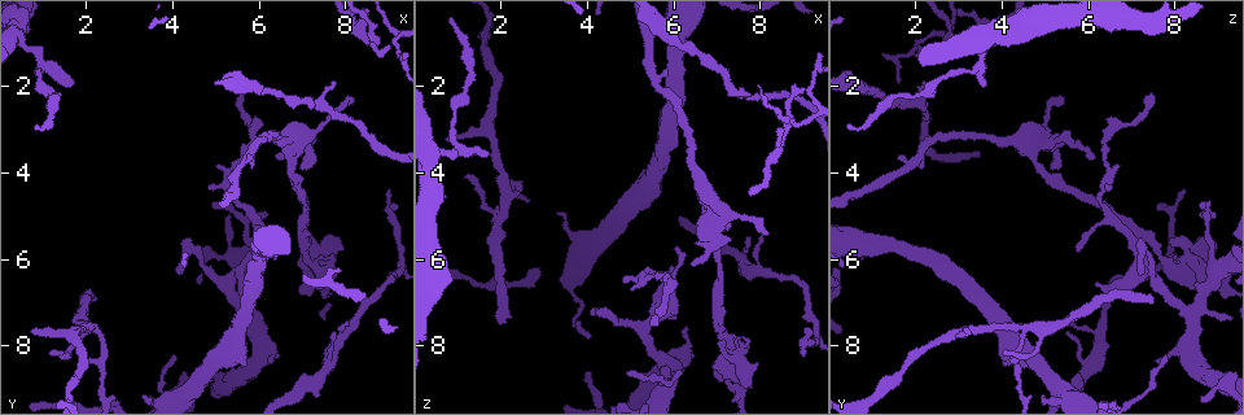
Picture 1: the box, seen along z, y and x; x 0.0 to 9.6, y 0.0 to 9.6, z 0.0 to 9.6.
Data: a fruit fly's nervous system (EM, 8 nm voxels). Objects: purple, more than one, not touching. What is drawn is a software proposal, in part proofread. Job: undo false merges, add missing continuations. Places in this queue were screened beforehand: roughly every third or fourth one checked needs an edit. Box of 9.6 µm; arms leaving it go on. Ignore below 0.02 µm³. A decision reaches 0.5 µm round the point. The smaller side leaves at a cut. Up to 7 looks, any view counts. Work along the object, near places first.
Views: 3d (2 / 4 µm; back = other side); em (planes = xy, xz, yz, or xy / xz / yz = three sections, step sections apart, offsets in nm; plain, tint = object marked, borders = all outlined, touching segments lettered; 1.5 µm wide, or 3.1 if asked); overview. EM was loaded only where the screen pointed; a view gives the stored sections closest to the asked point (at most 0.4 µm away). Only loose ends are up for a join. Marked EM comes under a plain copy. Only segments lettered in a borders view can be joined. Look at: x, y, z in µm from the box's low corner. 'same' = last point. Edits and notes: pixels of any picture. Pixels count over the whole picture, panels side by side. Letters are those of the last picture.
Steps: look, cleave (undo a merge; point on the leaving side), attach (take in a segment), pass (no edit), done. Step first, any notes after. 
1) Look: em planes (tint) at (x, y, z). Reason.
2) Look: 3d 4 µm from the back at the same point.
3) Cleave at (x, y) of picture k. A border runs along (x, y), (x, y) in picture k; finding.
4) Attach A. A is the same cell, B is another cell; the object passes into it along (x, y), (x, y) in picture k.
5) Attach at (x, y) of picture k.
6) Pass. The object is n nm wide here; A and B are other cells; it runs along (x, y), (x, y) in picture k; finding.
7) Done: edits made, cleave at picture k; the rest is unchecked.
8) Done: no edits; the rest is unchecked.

Look: em planes (borders) at (1.70, 1.90, 3.55). Free end.

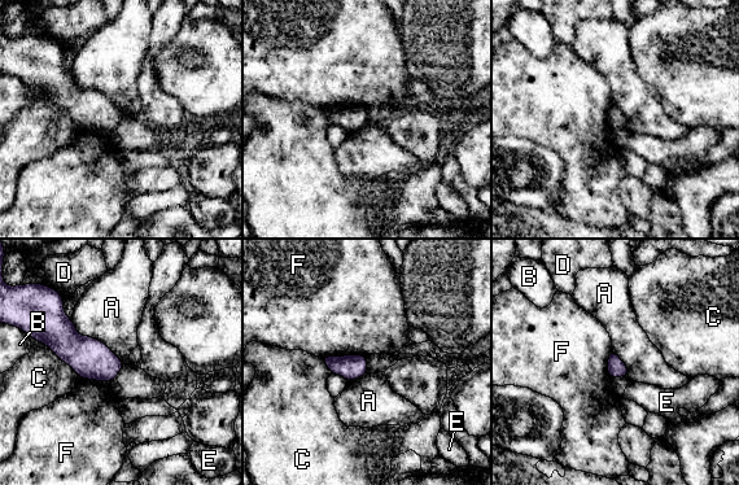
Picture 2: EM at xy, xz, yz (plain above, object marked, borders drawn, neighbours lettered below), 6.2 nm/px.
Pass. A, B, C, D, E and F are other cells; none of them fits.

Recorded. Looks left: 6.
Look: 3d 4 µm at (2.10, 7.00, 7.40). Free end.

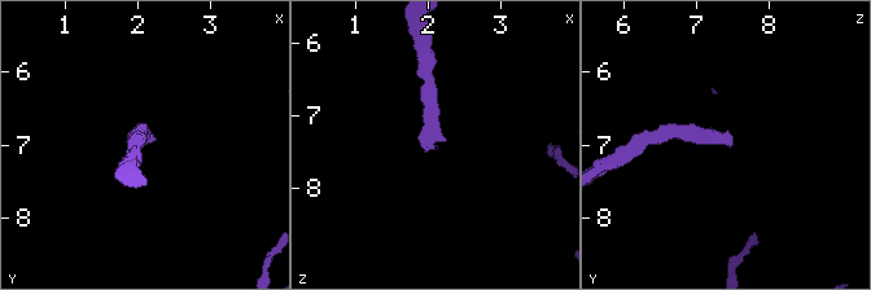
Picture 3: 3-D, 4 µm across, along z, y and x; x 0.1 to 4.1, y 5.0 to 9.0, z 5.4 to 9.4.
Look: em planes (tint) at (2.15, 7.00, 7.45).

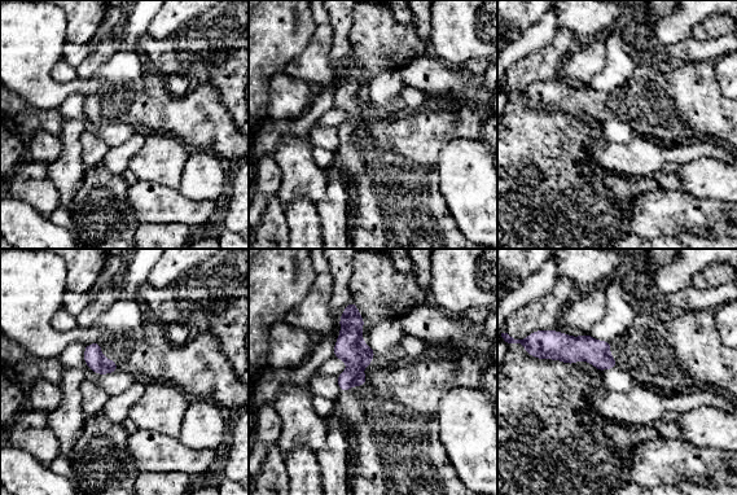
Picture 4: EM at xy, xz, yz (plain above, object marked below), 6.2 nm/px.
Look: em planes (borders) at the same point.

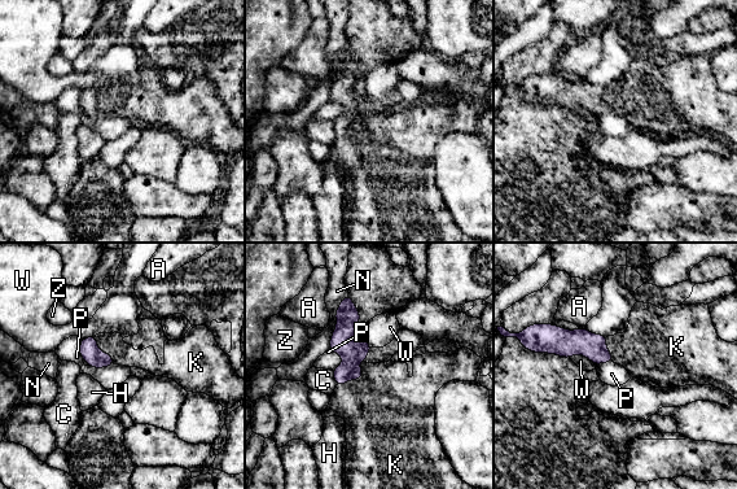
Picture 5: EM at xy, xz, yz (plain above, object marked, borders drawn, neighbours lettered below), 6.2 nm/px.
Attach K. The longest contact is with N, 380 nm; K is the same cell, A, C, H, N, P, W and Z are other cells; the object passes into it along (346, 341), (358, 379), (384, 410) in picture 5; the cell continues.

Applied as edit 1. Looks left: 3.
Look: overview.

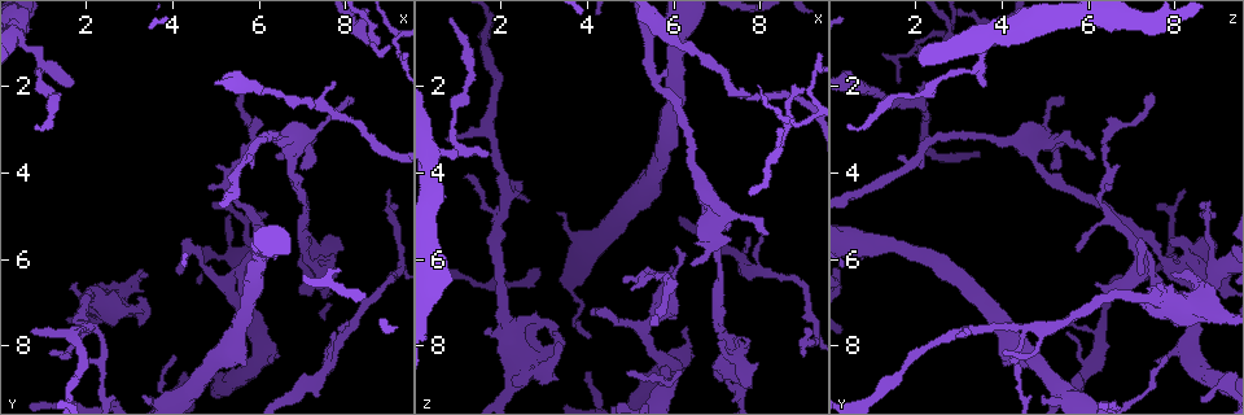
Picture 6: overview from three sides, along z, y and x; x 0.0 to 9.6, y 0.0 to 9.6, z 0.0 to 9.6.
Look: em planes (borders) at (5.95, 6.60, 6.20). Branch stops here.

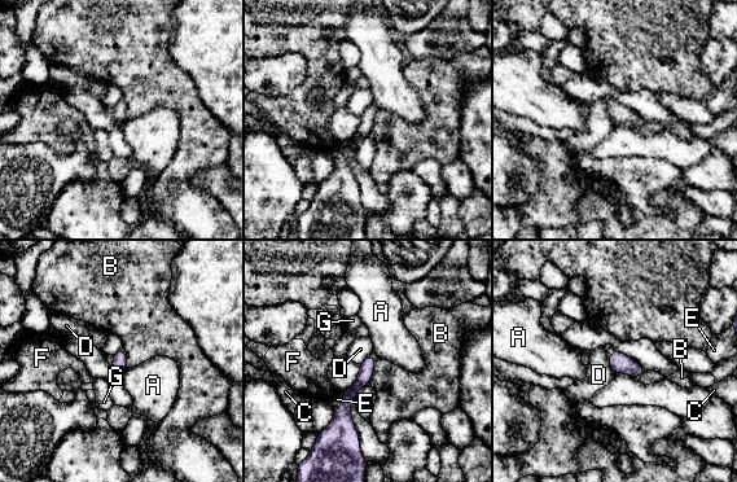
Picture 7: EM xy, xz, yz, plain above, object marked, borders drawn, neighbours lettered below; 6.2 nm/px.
Pass. A, B, C, D, E, F and G are other cells; it runs along (369, 360), (345, 408), (354, 441) in picture 7; no lettered segment goes on from it.

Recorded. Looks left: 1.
Done: edits made, attach at picture 5; the rest is unchecked.

